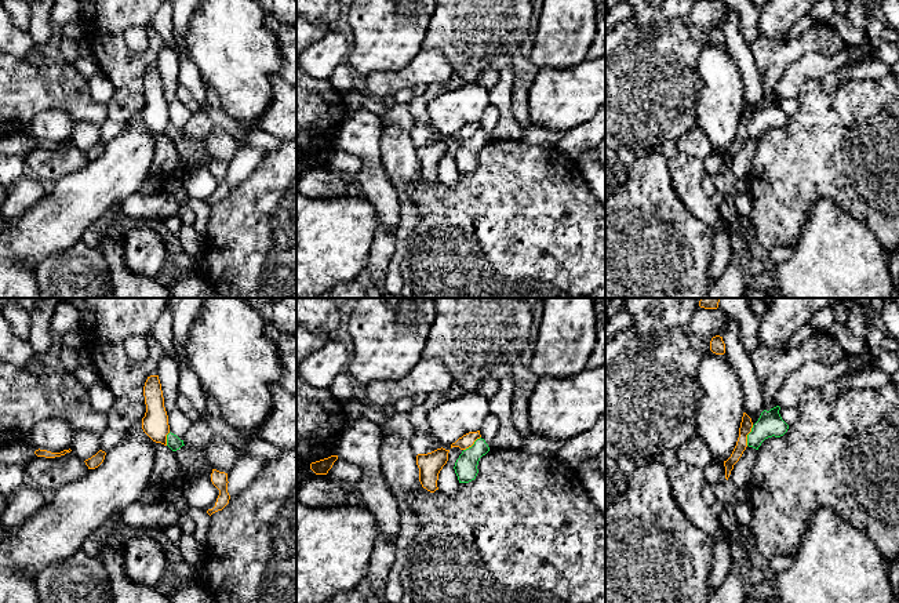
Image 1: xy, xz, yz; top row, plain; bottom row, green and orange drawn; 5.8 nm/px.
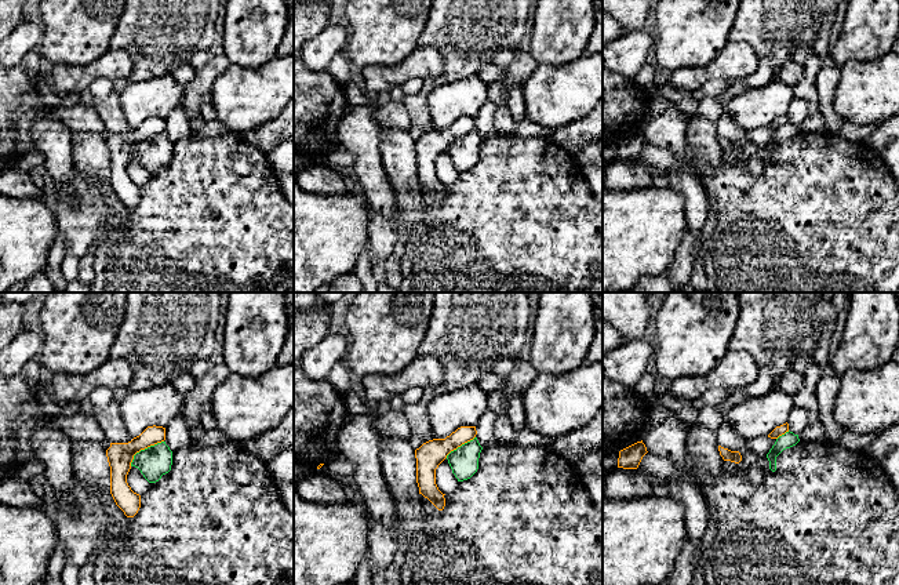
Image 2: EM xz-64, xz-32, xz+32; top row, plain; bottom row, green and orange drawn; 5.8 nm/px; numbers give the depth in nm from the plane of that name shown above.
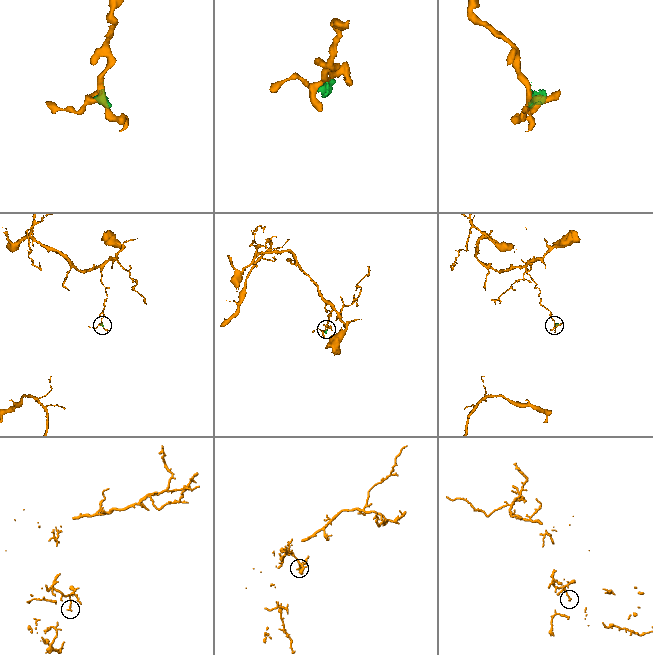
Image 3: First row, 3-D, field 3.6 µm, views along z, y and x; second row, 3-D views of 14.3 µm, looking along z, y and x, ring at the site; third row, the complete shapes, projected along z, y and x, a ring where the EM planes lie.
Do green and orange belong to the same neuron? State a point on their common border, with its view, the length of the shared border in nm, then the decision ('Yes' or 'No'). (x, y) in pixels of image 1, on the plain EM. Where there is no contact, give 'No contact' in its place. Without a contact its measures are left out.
Touches green at yz (748, 126). Shared border 130 nm. No

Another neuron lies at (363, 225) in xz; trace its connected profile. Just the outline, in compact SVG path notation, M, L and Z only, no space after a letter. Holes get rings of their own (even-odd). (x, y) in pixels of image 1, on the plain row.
M296 186L296 298L316 298L367 266L378 217L363 195L307 197Z

